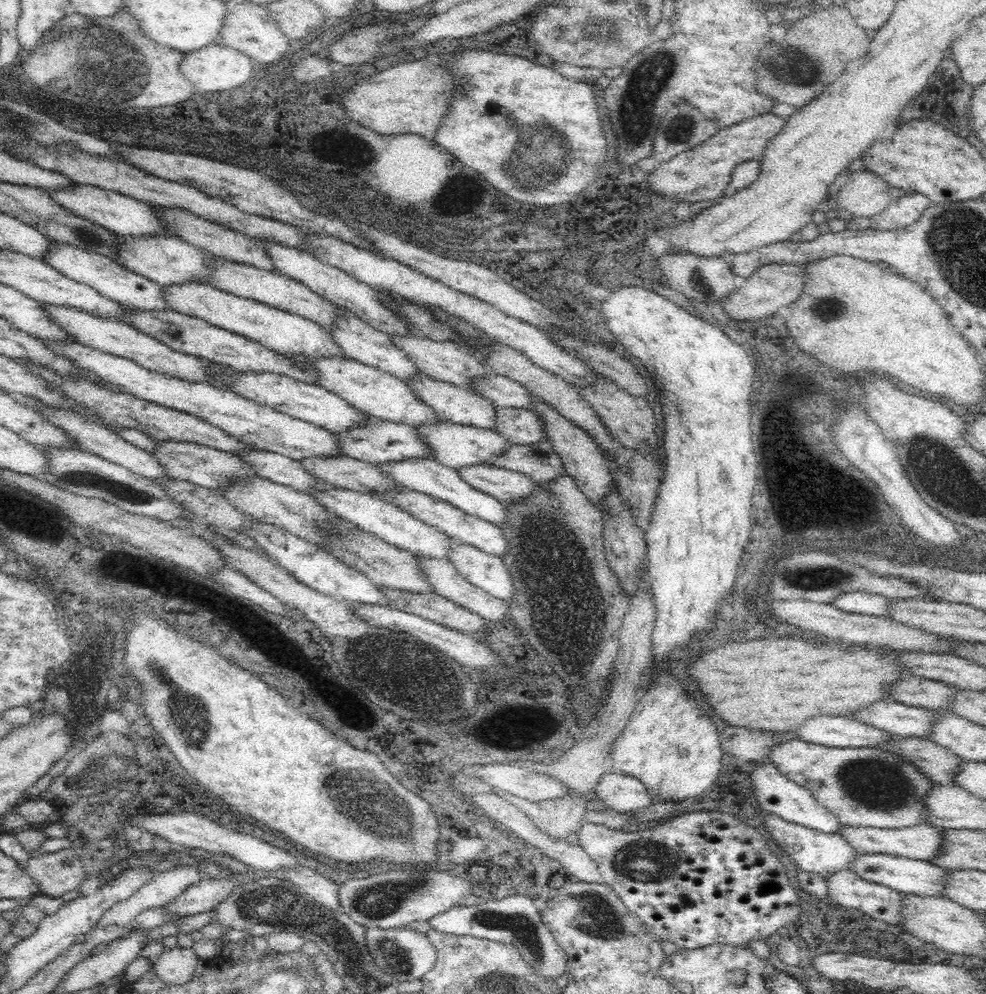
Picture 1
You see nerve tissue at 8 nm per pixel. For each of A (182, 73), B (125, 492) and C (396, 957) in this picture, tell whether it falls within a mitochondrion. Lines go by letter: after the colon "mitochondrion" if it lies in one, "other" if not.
A: other
B: mitochondrion
C: mitochondrion

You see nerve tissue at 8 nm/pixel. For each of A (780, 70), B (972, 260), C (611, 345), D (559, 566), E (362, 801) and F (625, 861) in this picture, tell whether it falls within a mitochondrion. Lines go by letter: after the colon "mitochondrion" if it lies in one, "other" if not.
A: mitochondrion
B: mitochondrion
C: other
D: mitochondrion
E: mitochondrion
F: mitochondrion

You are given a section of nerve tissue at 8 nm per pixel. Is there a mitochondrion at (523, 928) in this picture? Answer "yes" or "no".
yes

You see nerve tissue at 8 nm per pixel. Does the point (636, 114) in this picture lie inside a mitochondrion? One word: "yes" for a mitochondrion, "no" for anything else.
yes

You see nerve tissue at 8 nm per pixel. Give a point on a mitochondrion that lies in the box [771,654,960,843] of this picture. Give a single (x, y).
(881, 784)

